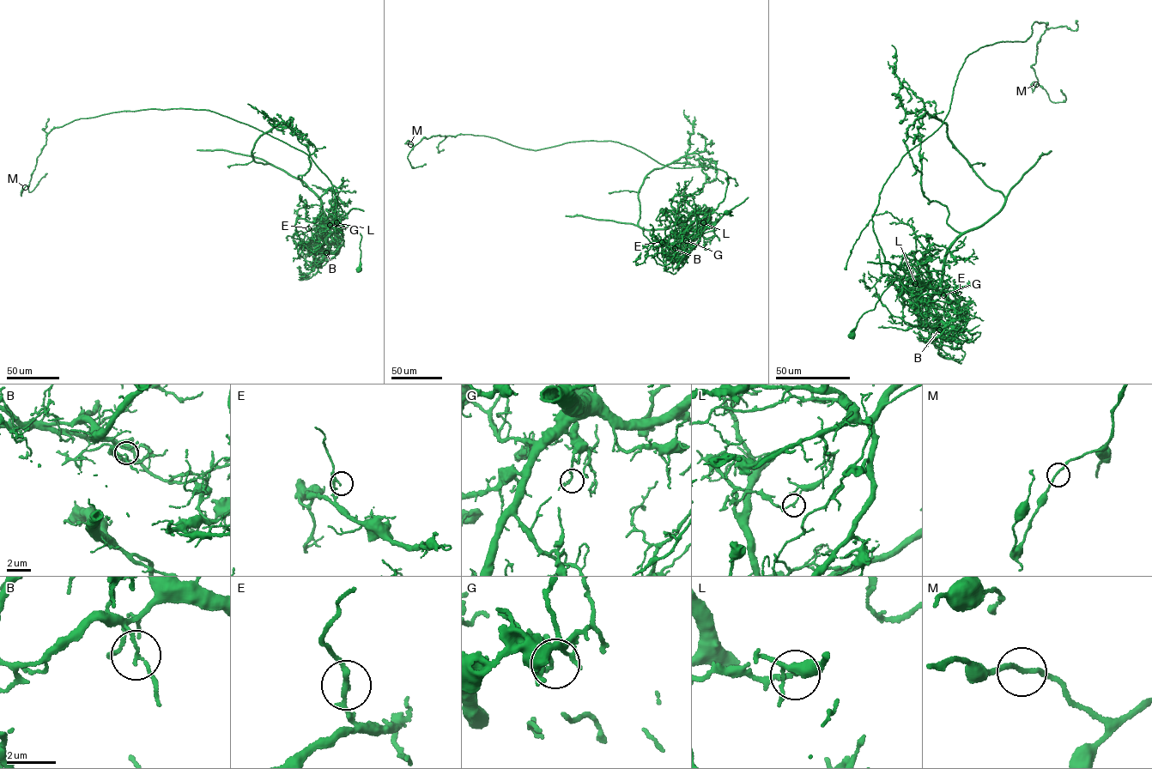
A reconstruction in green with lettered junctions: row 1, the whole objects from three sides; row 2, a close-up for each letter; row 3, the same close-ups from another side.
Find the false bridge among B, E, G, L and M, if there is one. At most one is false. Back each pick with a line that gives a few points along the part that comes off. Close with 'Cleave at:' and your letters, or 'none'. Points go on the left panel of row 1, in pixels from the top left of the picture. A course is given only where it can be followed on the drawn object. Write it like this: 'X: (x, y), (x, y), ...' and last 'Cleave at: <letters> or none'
L: (336, 222), (342, 209), (311, 157), (207, 110), (124, 111), (55, 127), (28, 191), (46, 173)
Cleave at: L

